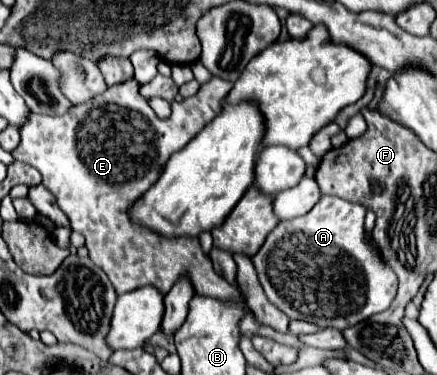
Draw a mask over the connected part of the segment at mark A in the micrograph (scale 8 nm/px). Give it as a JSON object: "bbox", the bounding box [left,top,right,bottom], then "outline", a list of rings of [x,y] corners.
{"bbox":[252,196,398,330],"outline":[[[322,196],[308,214],[282,220],[252,256],[268,300],[290,318],[336,330],[384,312],[396,296],[398,278],[364,242],[364,214],[366,208],[360,204]]]}

